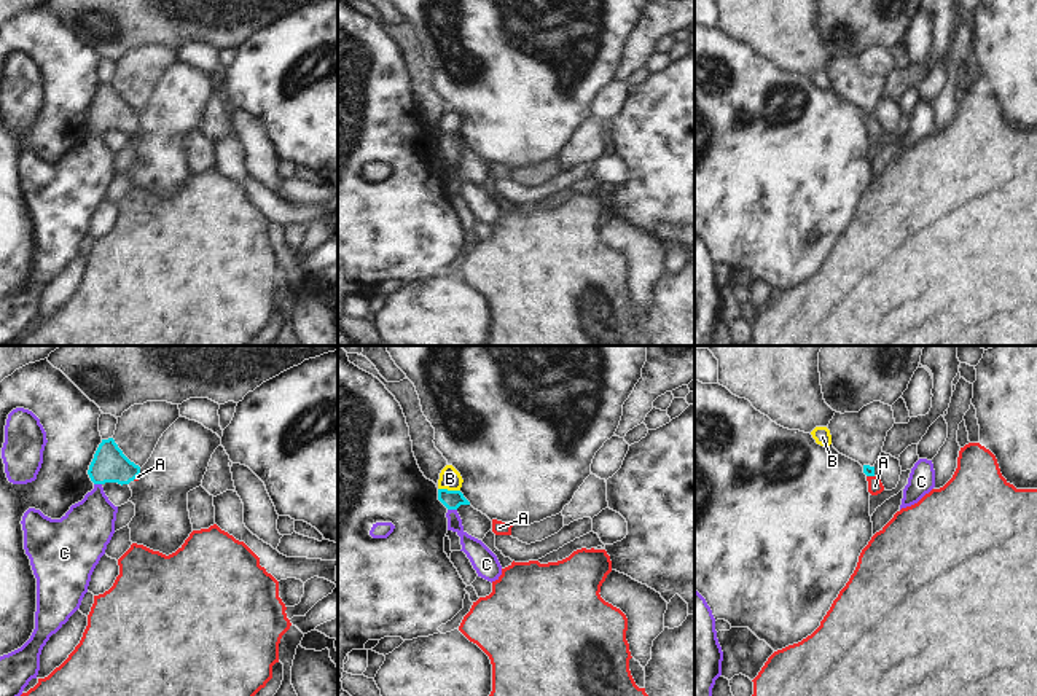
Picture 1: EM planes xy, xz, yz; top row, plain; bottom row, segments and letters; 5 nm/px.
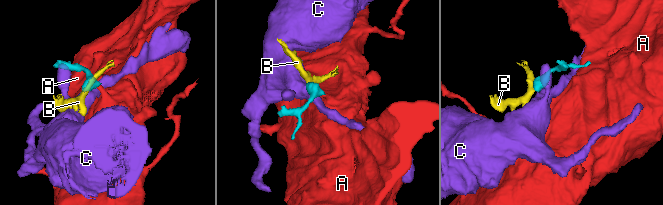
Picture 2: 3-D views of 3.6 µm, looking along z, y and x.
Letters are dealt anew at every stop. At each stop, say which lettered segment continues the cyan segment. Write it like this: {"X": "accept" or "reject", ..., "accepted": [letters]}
{"A": "accept", "B": "reject", "C": "reject", "accepted": ["A"]}

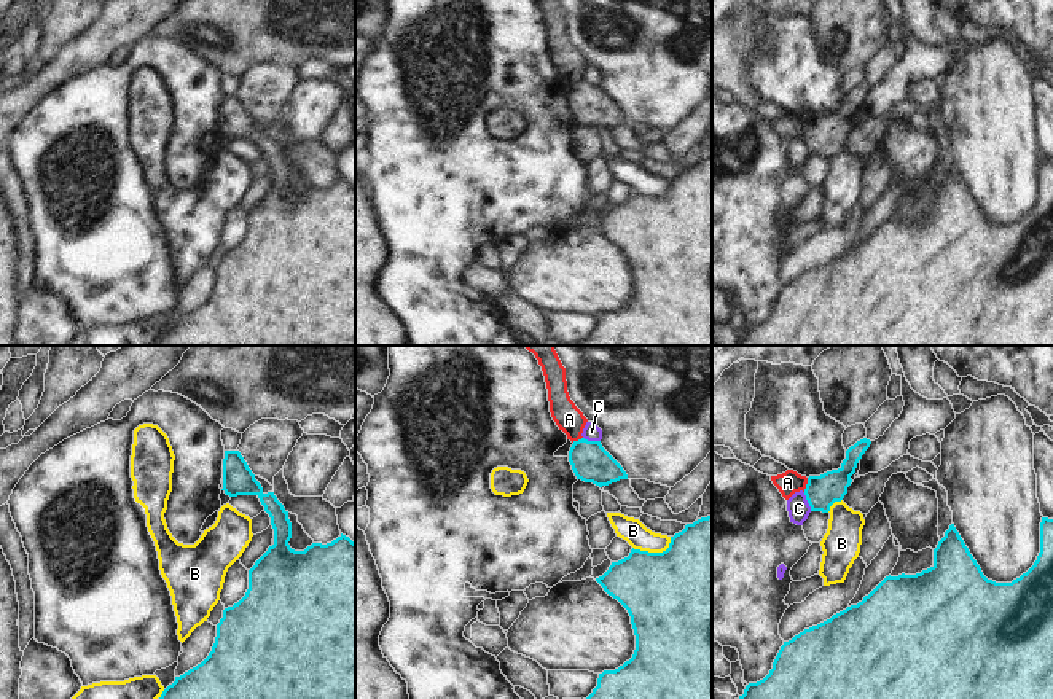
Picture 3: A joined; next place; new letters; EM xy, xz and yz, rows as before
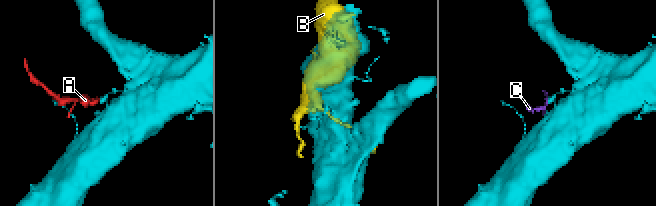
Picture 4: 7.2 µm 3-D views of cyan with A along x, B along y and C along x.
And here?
{"A": "reject", "B": "reject", "C": "reject", "accepted": []}

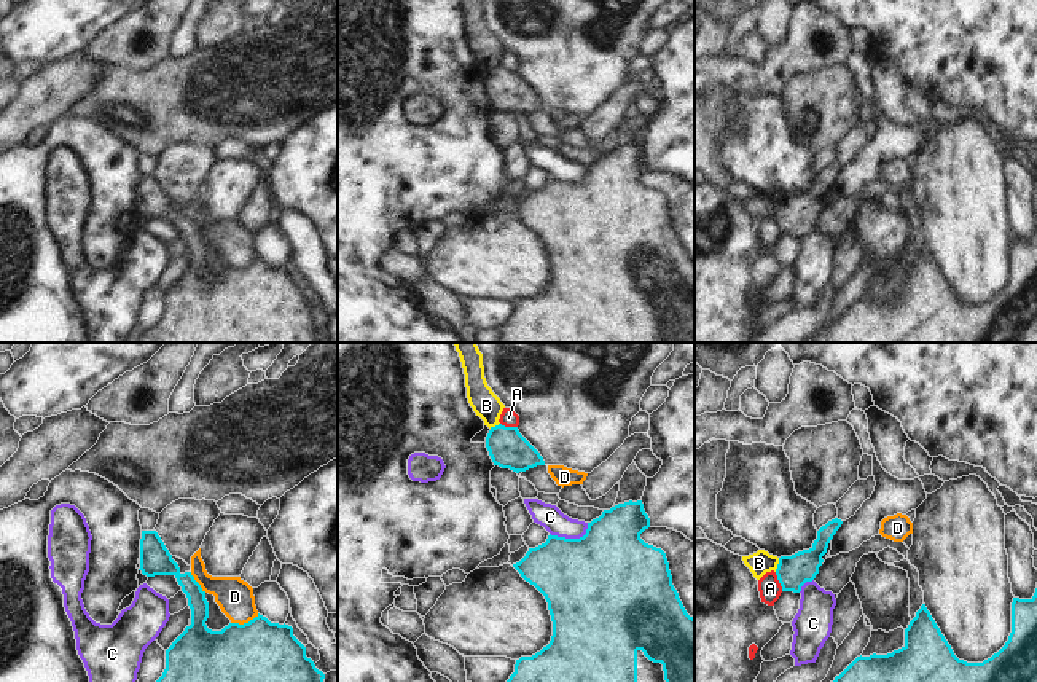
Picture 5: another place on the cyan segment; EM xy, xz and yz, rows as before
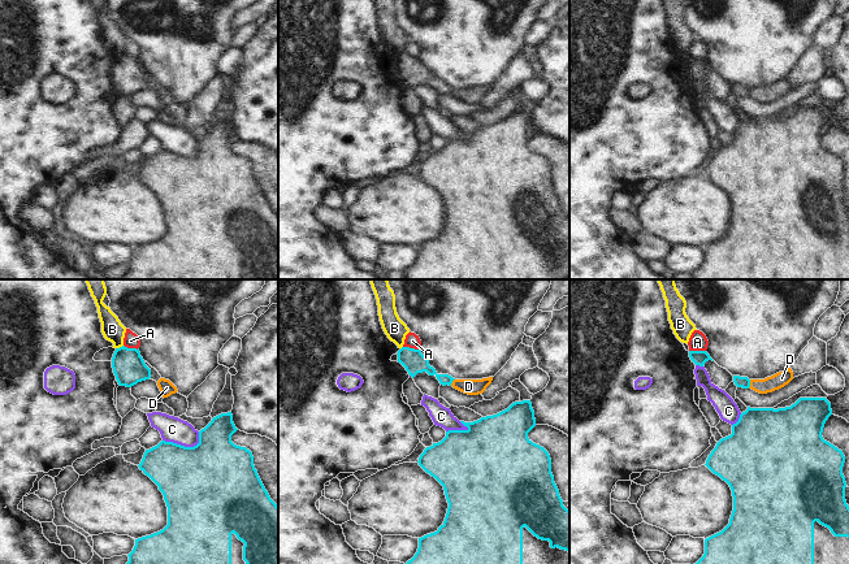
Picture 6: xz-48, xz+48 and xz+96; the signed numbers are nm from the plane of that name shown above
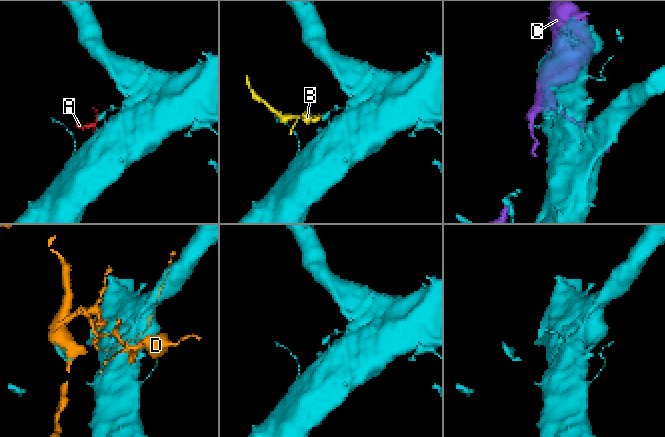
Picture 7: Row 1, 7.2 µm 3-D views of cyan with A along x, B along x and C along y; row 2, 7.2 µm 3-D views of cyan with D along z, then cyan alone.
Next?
{"A": "reject", "B": "reject", "C": "reject", "D": "reject", "accepted": []}

